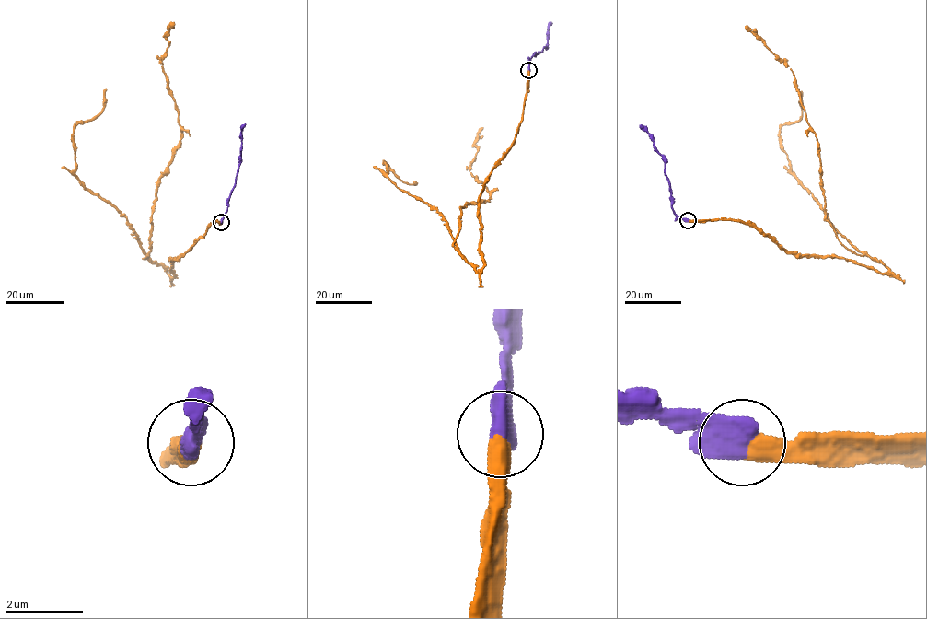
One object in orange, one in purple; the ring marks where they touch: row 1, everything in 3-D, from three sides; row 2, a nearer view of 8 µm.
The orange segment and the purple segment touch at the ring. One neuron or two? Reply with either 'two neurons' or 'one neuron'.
one neuron

